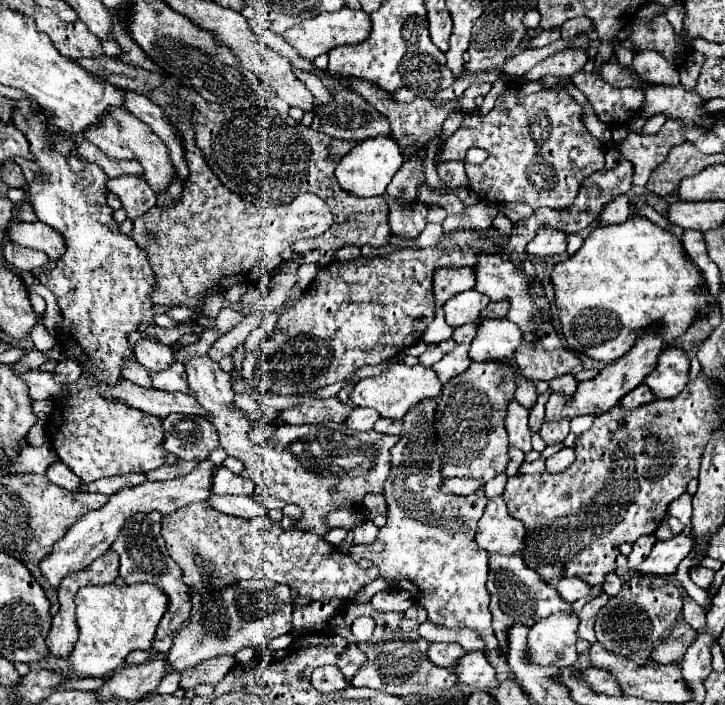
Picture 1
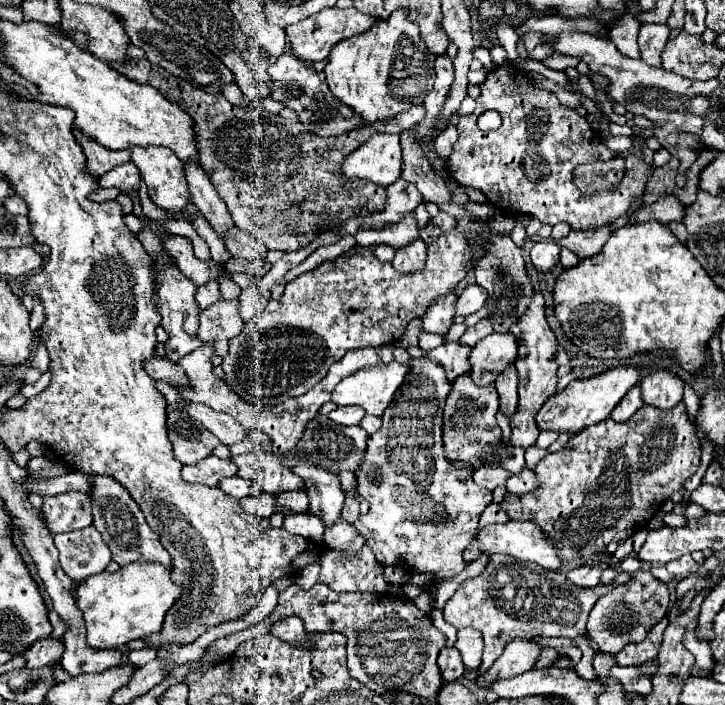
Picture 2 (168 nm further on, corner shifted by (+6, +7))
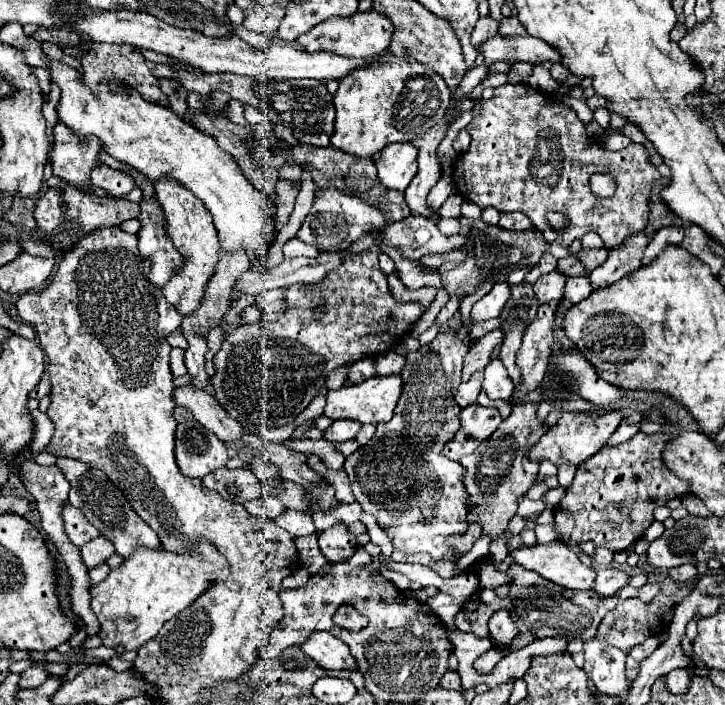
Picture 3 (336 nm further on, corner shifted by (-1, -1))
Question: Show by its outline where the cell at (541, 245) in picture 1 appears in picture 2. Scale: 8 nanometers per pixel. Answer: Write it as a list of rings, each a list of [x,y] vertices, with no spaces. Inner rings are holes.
[[[537,240],[537,242],[533,242],[529,256],[537,270],[547,272],[549,268],[553,268],[559,262],[559,246],[553,244],[551,240]]]

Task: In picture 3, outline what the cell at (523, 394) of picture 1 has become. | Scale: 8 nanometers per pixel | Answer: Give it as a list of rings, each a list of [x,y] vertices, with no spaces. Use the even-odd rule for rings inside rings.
[[[492,360],[486,370],[484,370],[484,384],[482,388],[486,390],[488,398],[496,400],[508,400],[514,394],[512,380],[508,378],[508,372],[504,370],[504,364],[500,360]]]

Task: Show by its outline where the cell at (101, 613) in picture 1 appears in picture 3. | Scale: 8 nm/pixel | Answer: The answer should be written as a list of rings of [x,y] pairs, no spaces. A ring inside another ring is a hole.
[[[206,540],[198,542],[192,554],[140,546],[118,568],[112,568],[100,584],[90,588],[92,610],[102,626],[102,644],[110,648],[122,644],[126,650],[138,650],[144,642],[152,640],[170,618],[188,608],[214,582],[226,584],[228,572],[226,558],[216,550],[216,546],[212,546],[212,542]]]

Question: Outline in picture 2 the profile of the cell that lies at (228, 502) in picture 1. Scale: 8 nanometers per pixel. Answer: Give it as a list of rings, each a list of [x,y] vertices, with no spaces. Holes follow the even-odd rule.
[[[263,490],[257,496],[241,498],[239,506],[243,508],[243,512],[249,512],[249,514],[259,516],[259,518],[269,518],[275,512],[275,496]]]

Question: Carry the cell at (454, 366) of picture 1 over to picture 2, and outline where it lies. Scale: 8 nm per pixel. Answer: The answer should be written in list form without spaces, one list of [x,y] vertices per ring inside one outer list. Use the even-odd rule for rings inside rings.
[[[447,342],[439,348],[433,348],[433,350],[423,350],[419,346],[413,346],[409,348],[407,352],[413,356],[413,358],[427,358],[427,360],[435,360],[439,362],[443,368],[445,368],[445,374],[447,374],[447,380],[453,382],[453,378],[465,374],[471,370],[469,366],[469,346],[463,346],[459,342]]]

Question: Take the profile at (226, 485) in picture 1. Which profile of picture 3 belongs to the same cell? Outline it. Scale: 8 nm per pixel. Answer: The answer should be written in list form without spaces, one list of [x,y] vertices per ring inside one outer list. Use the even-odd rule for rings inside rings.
[[[266,496],[266,498],[262,498],[262,500],[246,502],[244,508],[246,508],[252,516],[264,518],[264,520],[268,520],[268,522],[272,522],[276,516],[280,516],[280,514],[286,510],[286,506],[284,506],[278,498],[274,498],[274,496]]]

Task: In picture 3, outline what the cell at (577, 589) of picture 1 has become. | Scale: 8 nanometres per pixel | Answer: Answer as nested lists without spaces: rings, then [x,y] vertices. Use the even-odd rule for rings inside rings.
[[[600,568],[598,576],[596,576],[596,586],[592,588],[598,594],[604,596],[614,596],[620,588],[624,588],[628,584],[630,576],[624,570],[616,570],[616,568]]]

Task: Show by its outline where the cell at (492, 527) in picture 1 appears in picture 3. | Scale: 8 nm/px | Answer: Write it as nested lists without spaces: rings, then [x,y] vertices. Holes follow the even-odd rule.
[[[562,542],[536,544],[512,552],[518,564],[528,570],[538,572],[542,578],[570,588],[570,590],[590,590],[594,586],[594,568],[584,566],[578,556]]]

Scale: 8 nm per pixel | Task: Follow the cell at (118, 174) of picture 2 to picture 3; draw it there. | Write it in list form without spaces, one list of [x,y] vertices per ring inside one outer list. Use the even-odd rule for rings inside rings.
[[[96,166],[90,174],[90,180],[94,186],[110,192],[112,196],[124,196],[128,194],[136,184],[134,184],[134,178],[122,170],[114,170],[114,168],[108,168],[108,166]]]

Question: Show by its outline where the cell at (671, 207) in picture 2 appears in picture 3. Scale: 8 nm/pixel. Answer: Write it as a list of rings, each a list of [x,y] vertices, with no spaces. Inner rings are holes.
[[[640,232],[640,234],[632,234],[632,238],[628,238],[628,242],[624,242],[624,246],[612,248],[608,260],[588,276],[592,288],[594,290],[606,288],[606,286],[622,280],[630,272],[634,272],[640,266],[644,248],[648,246],[650,240],[652,240],[652,234]]]

